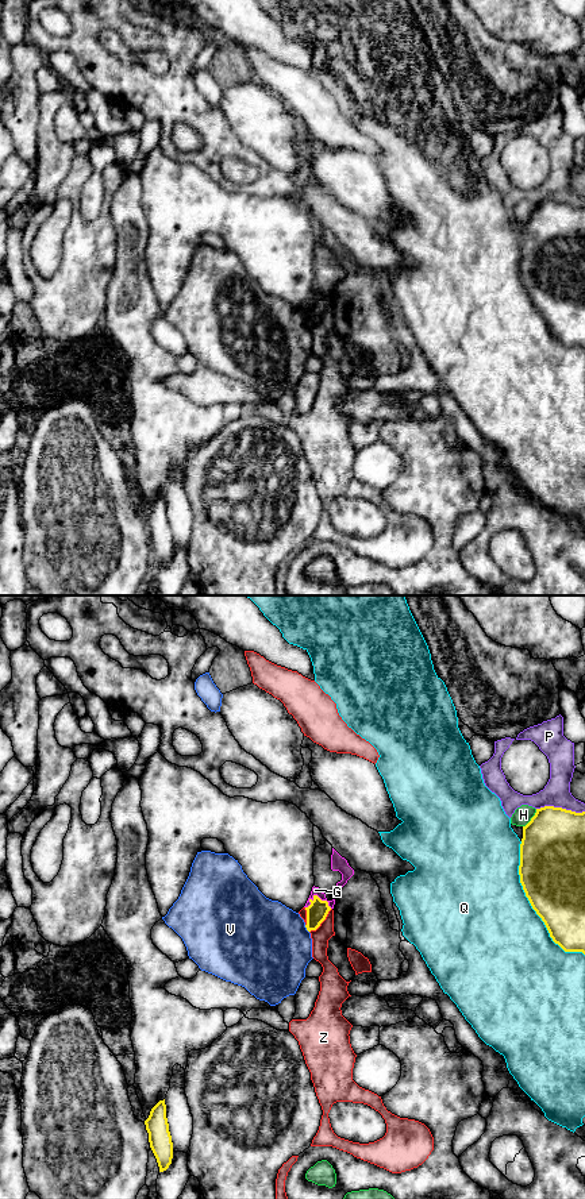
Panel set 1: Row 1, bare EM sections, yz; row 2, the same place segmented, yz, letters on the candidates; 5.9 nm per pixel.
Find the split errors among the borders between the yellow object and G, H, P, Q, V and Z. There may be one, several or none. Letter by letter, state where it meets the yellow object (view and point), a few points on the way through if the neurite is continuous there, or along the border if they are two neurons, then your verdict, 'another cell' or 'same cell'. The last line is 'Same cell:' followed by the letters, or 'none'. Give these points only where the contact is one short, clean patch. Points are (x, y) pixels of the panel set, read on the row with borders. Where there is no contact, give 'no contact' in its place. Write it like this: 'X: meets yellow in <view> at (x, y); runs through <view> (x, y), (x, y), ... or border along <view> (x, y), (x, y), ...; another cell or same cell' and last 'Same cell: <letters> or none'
G: meets yellow in yz at (316, 895); border along yz (306, 906), (318, 895), (331, 908); another cell
H: meets yellow in yz at (531, 818); another cell
P: meets yellow in yz at (561, 808); another cell
Q: meets yellow in yz at (531, 905); another cell
V: meets yellow in yz at (307, 929); another cell
Z: meets yellow in yz at (322, 921); another cell
Same cell: none

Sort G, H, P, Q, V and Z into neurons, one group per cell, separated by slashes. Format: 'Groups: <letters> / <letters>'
Groups: G Z / H / P / Q / V

